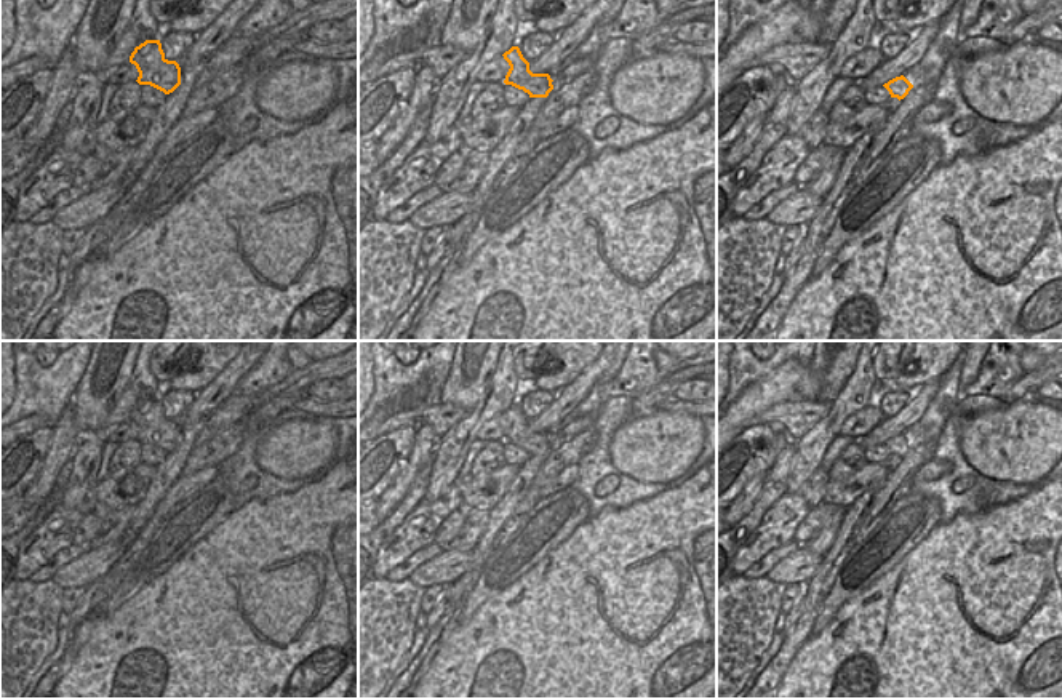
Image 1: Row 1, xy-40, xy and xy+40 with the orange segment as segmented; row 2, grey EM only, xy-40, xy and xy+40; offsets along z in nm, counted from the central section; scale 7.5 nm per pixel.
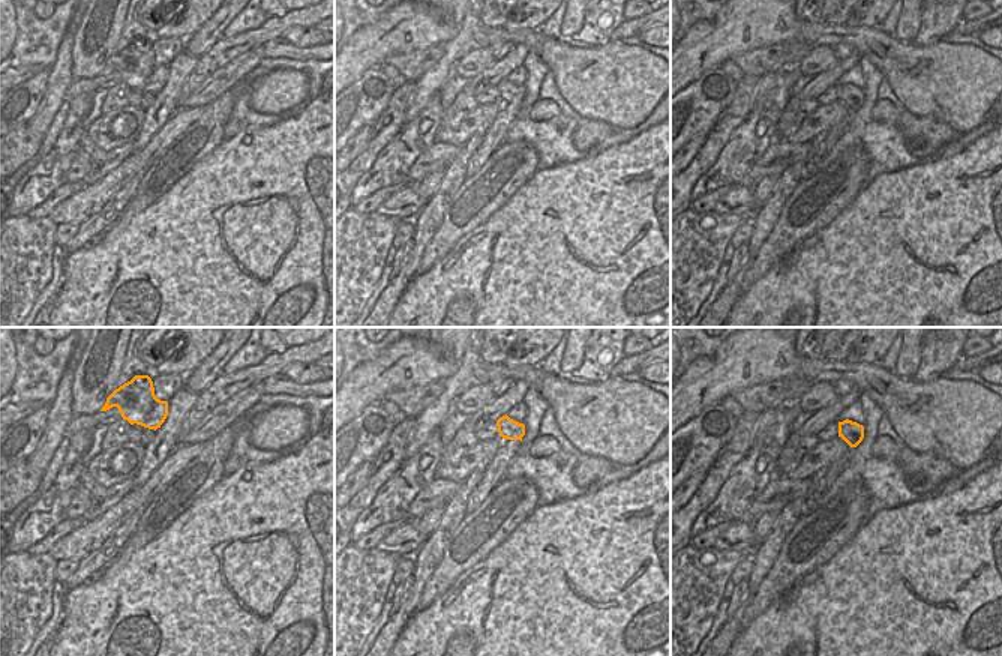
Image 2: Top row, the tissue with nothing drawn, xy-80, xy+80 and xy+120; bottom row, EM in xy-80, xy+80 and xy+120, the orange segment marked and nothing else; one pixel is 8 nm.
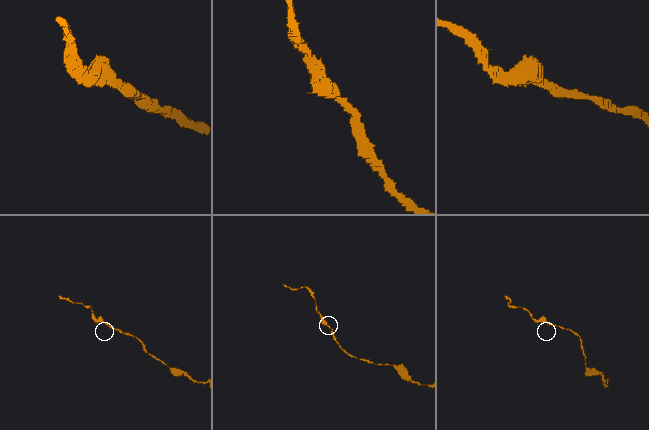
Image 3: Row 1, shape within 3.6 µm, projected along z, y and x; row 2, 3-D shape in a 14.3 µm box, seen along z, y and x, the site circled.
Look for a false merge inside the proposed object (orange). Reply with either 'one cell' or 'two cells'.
one cell

